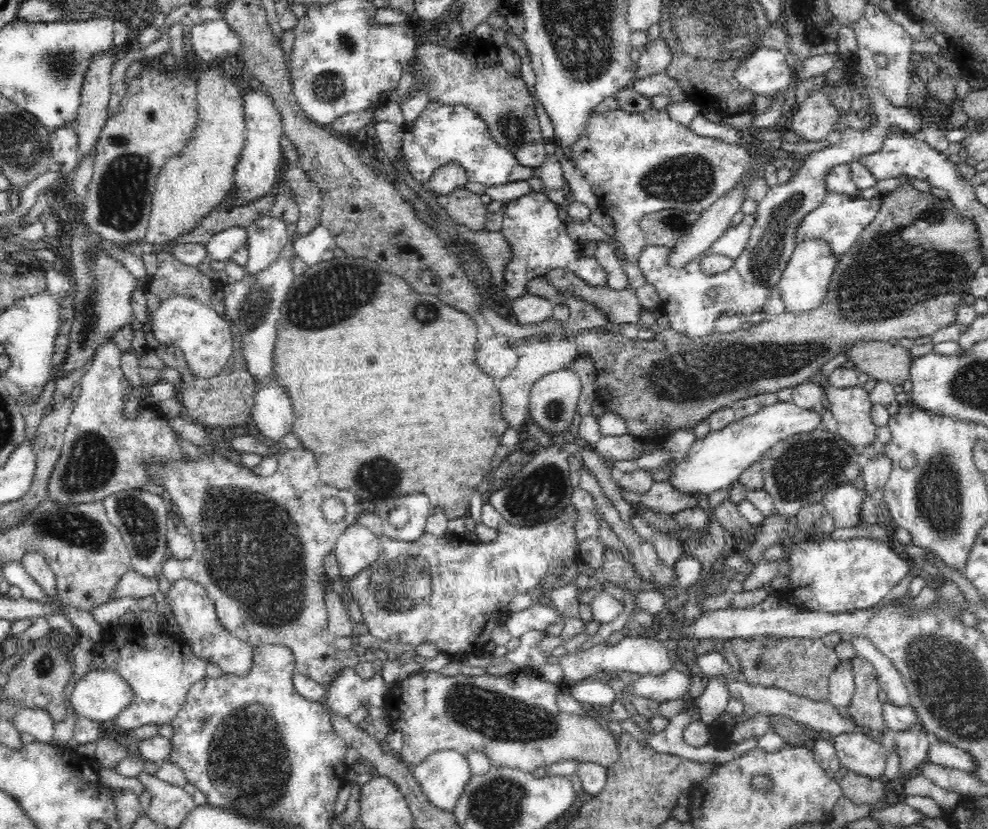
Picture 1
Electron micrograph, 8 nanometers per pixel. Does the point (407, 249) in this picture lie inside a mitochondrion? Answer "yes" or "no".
no

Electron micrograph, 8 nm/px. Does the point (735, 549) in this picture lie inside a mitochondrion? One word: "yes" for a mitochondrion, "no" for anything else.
no

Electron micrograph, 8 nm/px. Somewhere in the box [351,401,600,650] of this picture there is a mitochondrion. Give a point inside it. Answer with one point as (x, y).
(402, 583)

